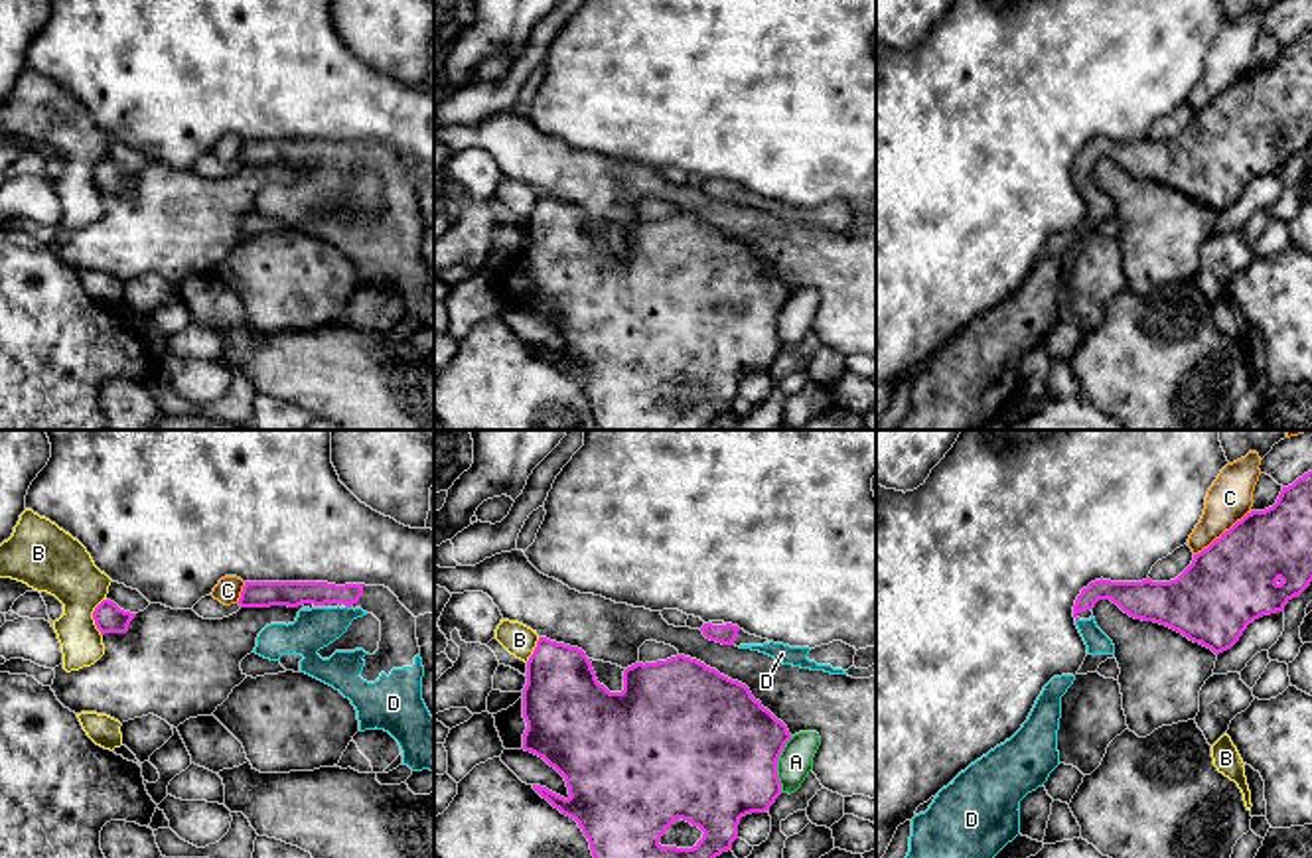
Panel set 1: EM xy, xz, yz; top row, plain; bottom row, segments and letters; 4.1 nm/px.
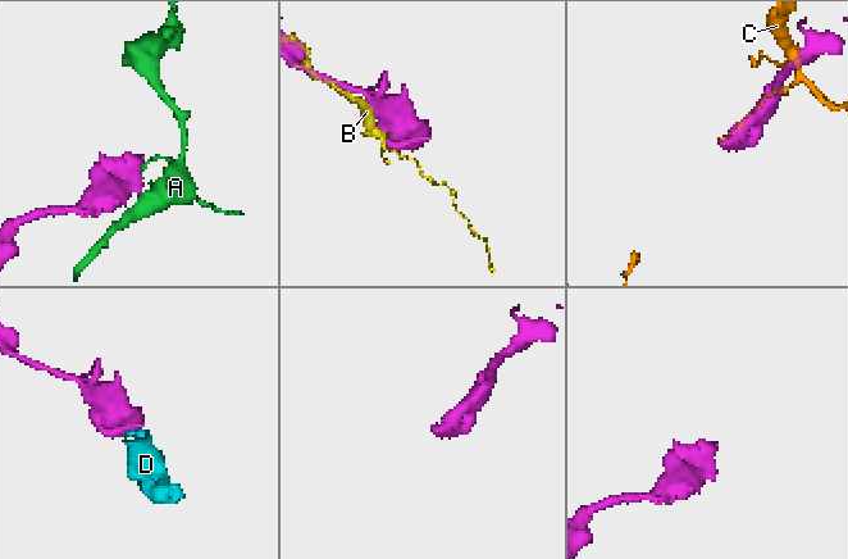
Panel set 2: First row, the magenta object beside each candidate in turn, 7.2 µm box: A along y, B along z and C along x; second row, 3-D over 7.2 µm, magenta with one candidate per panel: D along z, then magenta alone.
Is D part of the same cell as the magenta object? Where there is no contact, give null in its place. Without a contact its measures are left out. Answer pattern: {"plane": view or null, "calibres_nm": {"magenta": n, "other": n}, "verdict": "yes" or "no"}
{"plane": "xy", "calibres_nm": {"magenta": 110, "other": 170}, "verdict": "yes"}

